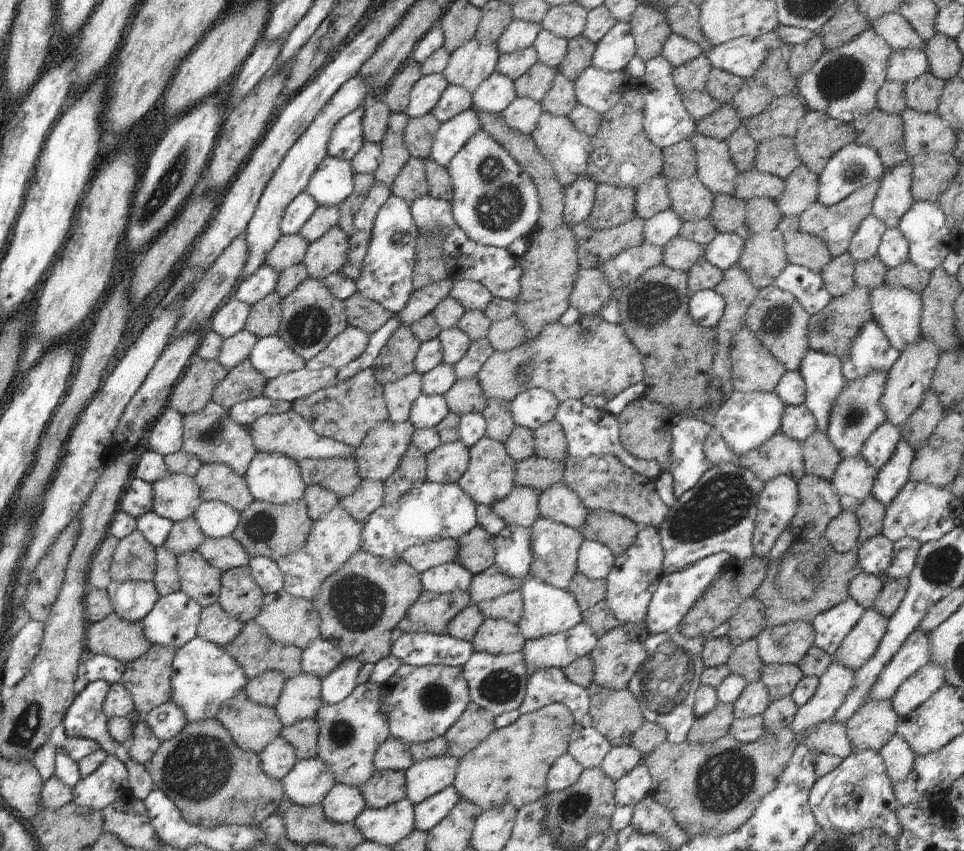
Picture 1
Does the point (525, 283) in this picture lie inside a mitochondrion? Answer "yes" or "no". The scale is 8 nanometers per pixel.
no

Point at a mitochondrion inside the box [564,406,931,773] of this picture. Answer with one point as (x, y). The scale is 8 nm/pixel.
(719, 505)

